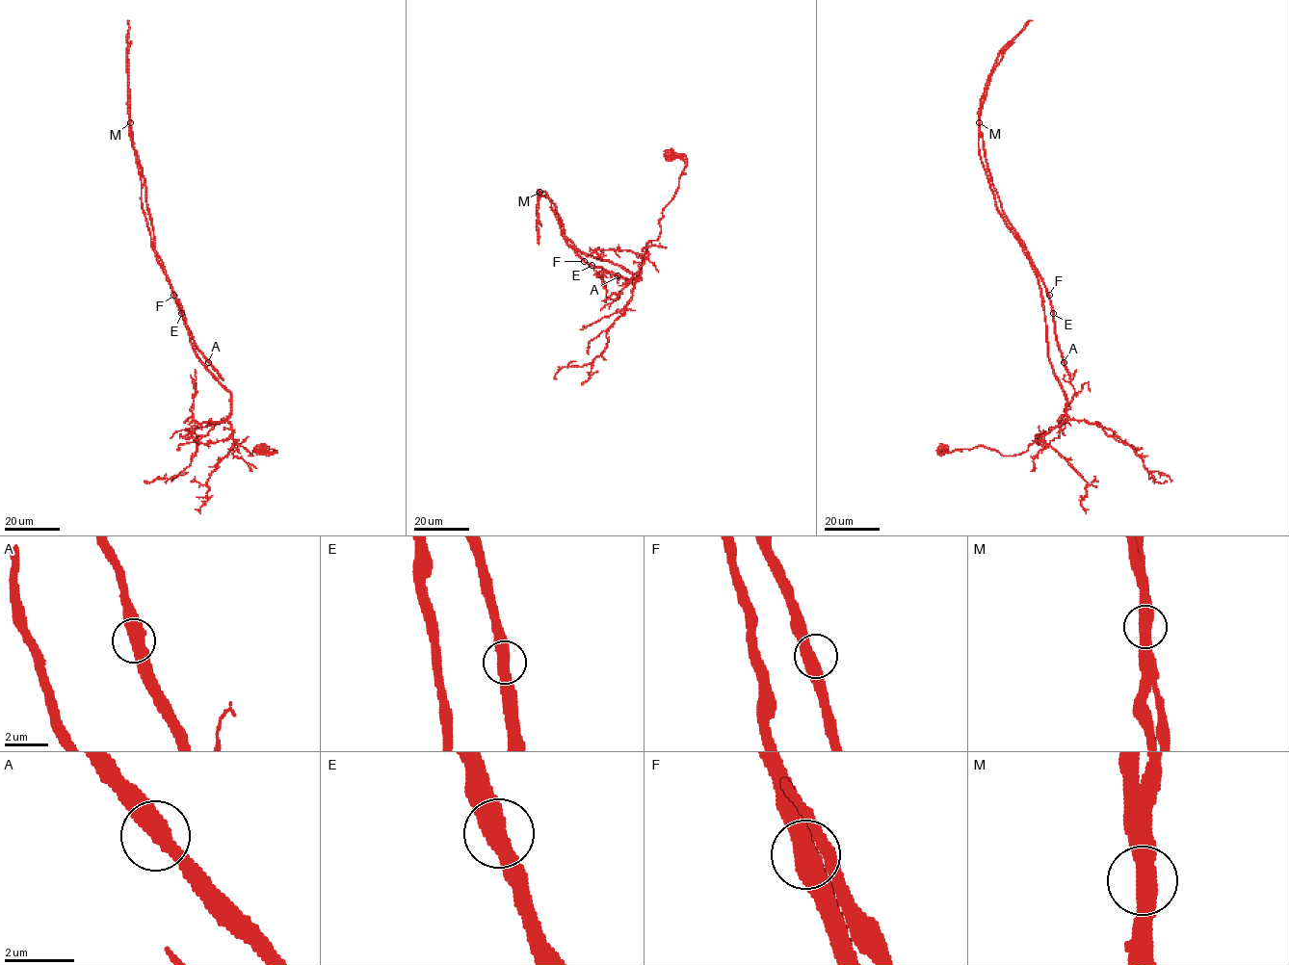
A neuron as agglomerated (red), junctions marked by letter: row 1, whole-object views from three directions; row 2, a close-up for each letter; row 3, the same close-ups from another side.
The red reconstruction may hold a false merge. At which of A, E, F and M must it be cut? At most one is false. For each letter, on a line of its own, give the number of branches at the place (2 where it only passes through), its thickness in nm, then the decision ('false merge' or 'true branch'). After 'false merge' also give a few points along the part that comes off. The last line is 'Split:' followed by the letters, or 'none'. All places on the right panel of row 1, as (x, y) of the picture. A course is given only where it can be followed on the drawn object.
A: 2 branches meet; 500 nm thick; true branch
E: 2 branches meet; 480 nm thick; true branch
F: 2 branches meet; 500 nm thick; true branch
M: 2 branches meet; 480 nm thick; false merge; foreign part runs (980, 123), (992, 186), (1005, 217), (1045, 288), (1052, 307), (1057, 345), (1072, 380)
Split: M

